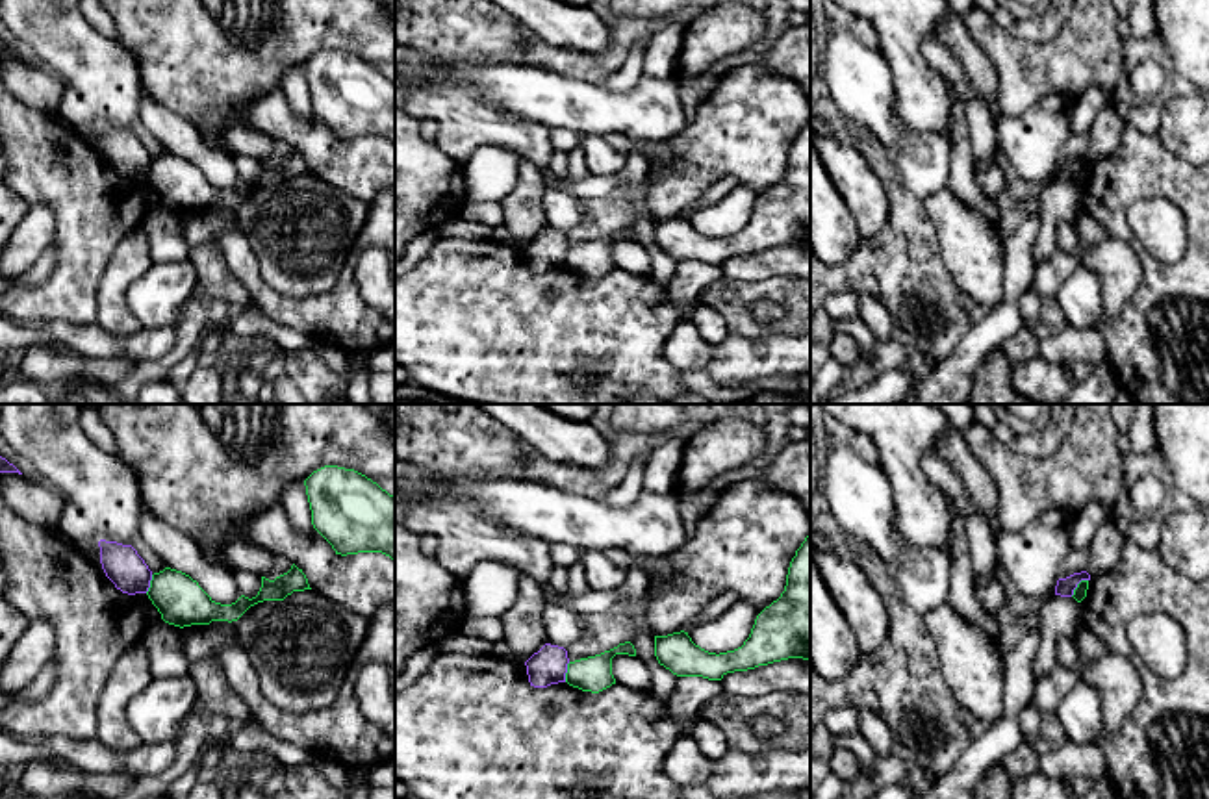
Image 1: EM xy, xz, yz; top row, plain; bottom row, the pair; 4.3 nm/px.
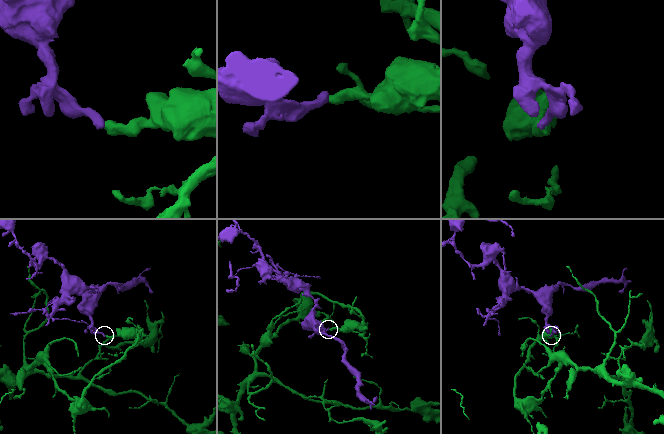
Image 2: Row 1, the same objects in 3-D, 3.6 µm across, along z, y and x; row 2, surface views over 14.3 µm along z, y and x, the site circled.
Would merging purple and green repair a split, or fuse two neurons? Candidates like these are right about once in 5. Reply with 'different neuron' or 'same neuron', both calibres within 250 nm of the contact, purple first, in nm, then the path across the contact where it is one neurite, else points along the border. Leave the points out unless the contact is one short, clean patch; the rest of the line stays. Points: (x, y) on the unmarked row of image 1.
different neuron; 80 nm thick on the purple side, 60 nm on the other; border along yz (1087, 164), (1070, 180)

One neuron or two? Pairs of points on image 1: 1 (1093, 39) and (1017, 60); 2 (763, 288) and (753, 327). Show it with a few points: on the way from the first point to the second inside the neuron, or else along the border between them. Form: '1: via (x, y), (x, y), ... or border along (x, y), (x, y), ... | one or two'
1: via (1074, 58), (1035, 60) | one
2: via (753, 297), (748, 303), (748, 317) | one

